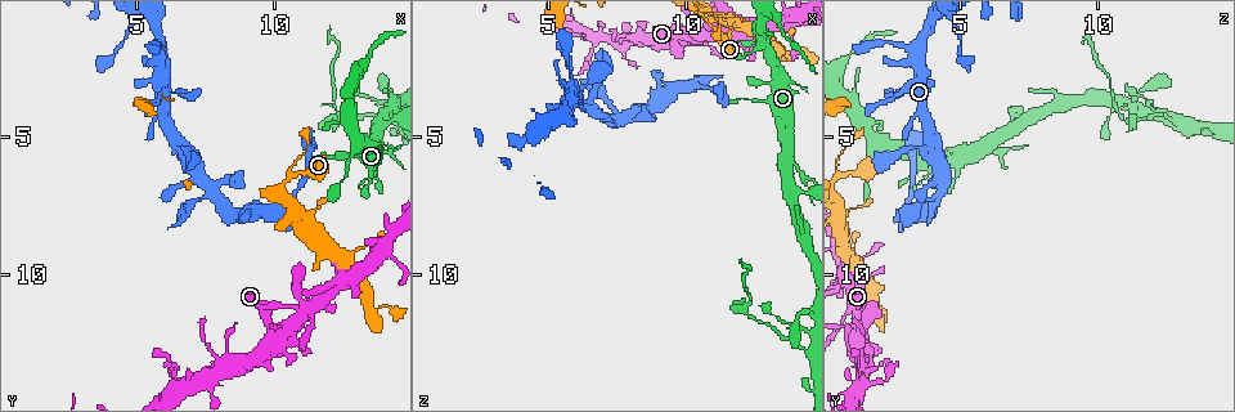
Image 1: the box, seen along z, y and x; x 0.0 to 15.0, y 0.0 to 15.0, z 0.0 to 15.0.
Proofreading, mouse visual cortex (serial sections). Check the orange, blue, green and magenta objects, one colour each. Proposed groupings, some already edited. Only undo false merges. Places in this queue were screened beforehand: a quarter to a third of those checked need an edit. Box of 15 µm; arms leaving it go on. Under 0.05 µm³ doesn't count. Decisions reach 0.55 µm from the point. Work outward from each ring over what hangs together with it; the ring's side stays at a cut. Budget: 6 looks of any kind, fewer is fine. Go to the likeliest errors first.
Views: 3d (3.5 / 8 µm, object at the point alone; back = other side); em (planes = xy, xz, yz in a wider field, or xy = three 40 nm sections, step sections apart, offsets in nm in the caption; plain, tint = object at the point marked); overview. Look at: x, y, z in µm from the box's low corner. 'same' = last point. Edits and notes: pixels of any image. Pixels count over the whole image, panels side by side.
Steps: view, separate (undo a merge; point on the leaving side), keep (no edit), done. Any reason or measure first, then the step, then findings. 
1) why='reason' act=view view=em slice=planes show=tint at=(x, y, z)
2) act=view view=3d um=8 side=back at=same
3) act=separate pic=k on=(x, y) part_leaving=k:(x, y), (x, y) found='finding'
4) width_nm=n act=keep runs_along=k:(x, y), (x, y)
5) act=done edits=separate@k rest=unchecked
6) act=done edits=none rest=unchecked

why='sharp bend' act=view view=3d um=8 at=(12.1, 4.4, 11.4)

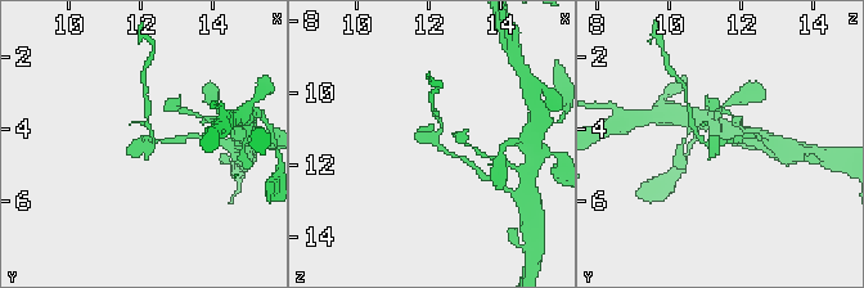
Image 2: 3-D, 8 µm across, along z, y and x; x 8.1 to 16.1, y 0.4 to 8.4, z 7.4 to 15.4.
act=view view=3d um=3.5 at=(12.2, 4.4, 11.4)

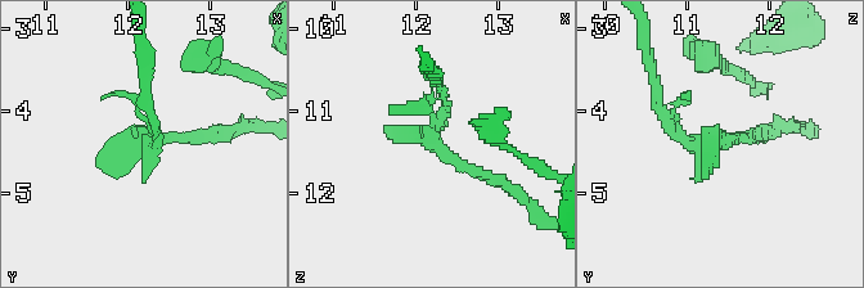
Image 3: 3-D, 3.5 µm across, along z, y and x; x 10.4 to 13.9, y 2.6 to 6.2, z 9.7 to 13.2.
act=view view=em slice=xy step=2 show=tint at=(12.25, 4.35, 11.40)

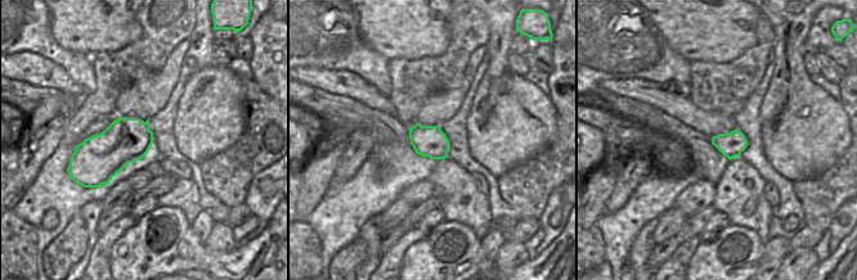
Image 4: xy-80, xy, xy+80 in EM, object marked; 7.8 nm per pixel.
act=separate pic=3 on=(135, 99) part_leaving=3:(153, 143), (140, 36) found='a second cell is stuck on'

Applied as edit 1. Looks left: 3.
act=view view=overview

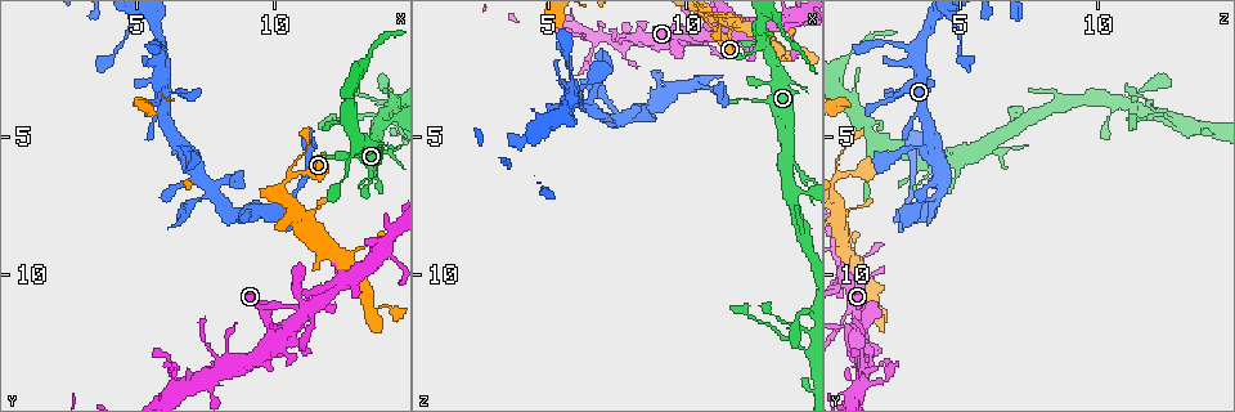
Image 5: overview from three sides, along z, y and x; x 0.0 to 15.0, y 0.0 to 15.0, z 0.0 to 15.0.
why='thick turns thin' act=view view=3d um=3.5 side=back at=(14.3, 3.8, 12.1)

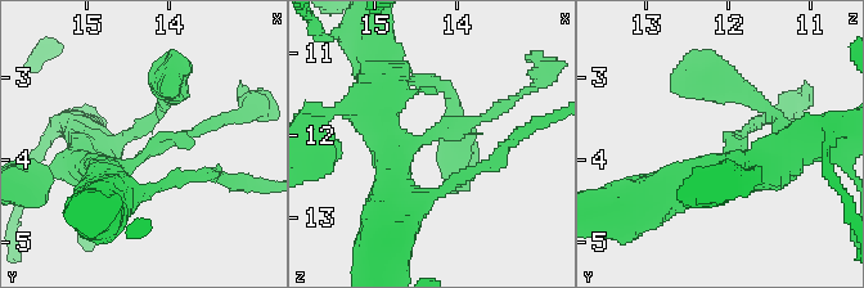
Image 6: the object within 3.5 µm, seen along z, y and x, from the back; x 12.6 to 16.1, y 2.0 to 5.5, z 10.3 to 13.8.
arm_widths_nm=150,400 why='need the tissue' act=view view=em slice=xy step=3 show=tint at=(14.25, 3.95, 12.00)

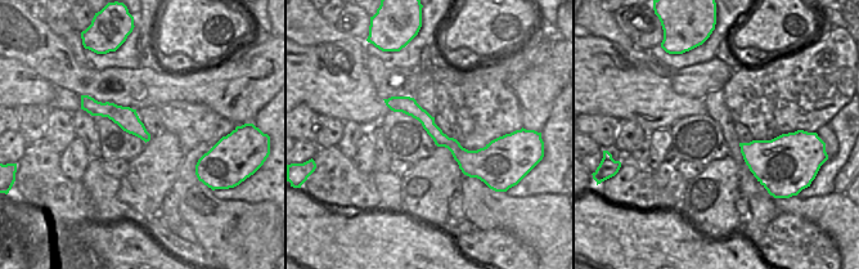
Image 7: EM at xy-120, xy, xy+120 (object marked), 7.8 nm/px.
act=keep found='one cell here'

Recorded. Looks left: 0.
act=done edits=separate@3 rest=unchecked

